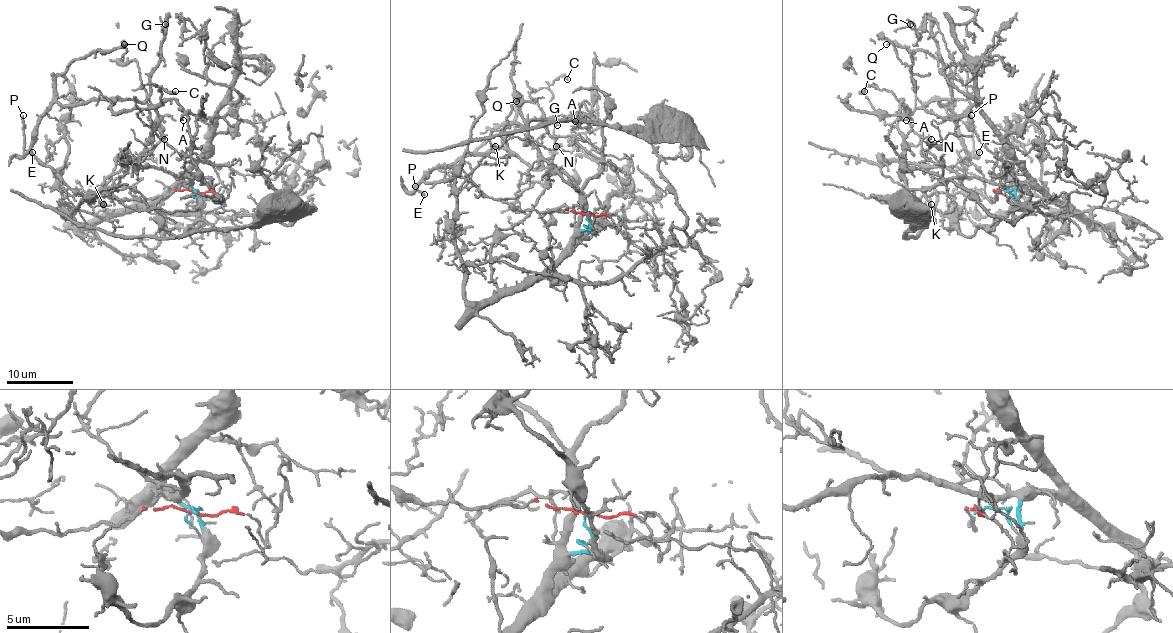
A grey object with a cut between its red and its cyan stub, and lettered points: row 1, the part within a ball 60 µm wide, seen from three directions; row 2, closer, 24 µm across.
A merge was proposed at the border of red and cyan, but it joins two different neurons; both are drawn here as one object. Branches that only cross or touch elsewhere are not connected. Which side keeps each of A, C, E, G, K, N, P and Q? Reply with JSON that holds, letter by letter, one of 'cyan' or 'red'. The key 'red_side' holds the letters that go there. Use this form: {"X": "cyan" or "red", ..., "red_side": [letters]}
{"A": "red", "C": "red", "E": "red", "G": "red", "K": "red", "N": "red", "P": "red", "Q": "red", "red_side": ["A", "C", "E", "G", "K", "N", "P", "Q"]}

